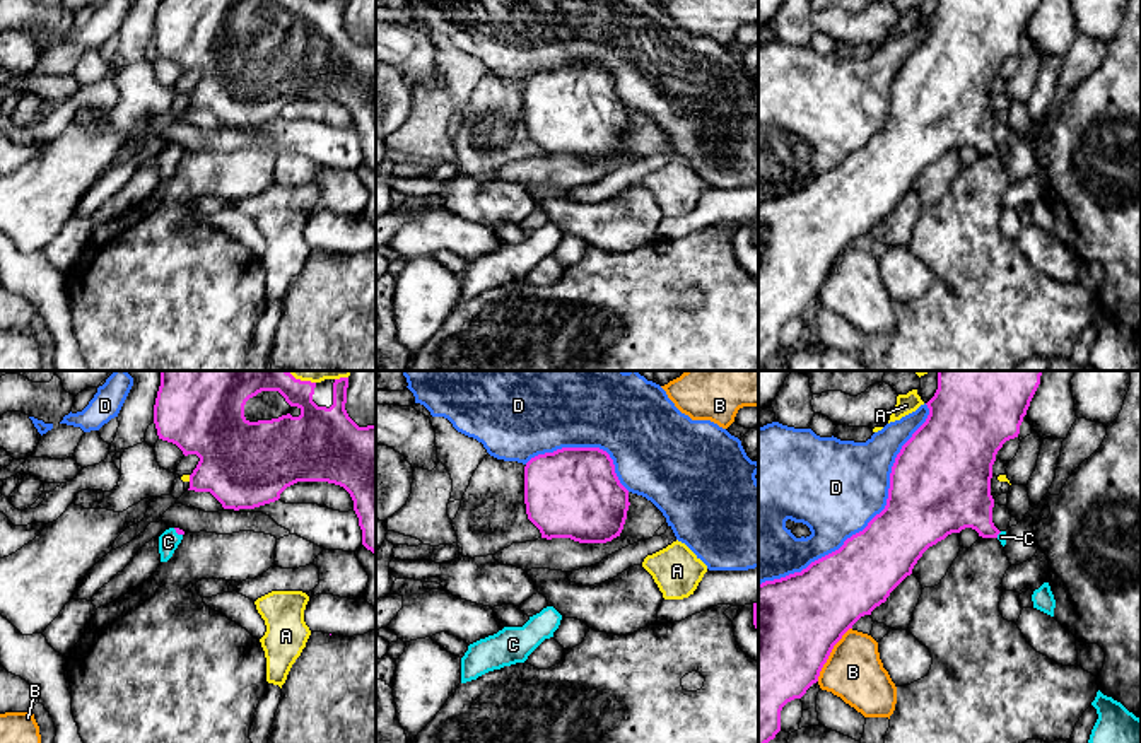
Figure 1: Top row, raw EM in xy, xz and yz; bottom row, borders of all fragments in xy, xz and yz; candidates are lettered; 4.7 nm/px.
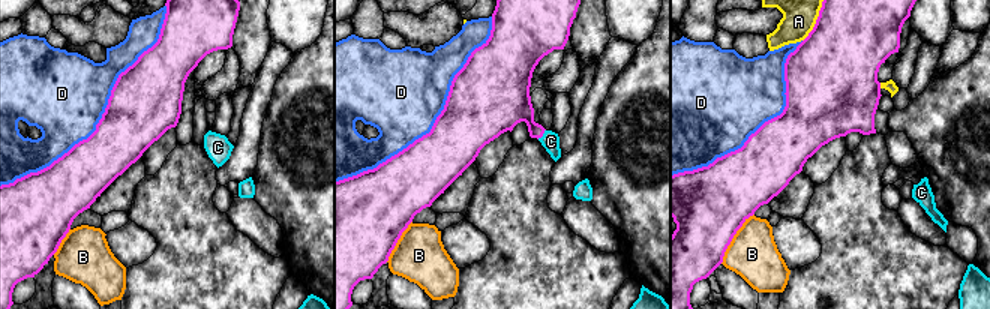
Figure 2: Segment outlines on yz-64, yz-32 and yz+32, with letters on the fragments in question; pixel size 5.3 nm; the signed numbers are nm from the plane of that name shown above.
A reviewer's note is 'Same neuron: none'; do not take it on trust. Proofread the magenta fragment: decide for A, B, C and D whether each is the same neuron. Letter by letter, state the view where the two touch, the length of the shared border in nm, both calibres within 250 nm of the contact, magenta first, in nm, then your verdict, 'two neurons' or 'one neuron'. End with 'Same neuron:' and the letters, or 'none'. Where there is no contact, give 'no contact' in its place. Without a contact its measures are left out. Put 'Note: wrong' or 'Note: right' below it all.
A: meets magenta in xy; contact 160 nm long; 220 nm thick on the magenta side, 110 nm on the other; two neurons
B: meets magenta in yz; contact 300 nm long; 500 nm thick on the magenta side, 280 nm on the other; two neurons
C: meets magenta in xy; contact 60 nm long; 30 nm thick on the magenta side, 100 nm on the other; one neuron
D: meets magenta in yz; contact 1150 nm long; 360 nm thick on the magenta side, 460 nm on the other; two neurons
Same neuron: C
Note: wrong

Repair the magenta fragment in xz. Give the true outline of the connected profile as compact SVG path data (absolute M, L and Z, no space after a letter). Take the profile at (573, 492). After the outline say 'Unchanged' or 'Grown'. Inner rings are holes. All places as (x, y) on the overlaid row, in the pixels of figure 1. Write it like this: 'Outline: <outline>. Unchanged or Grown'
Outline: M562 448L531 458L524 466L524 504L541 538L579 543L620 536L630 506L613 459L600 448Z. Unchanged

